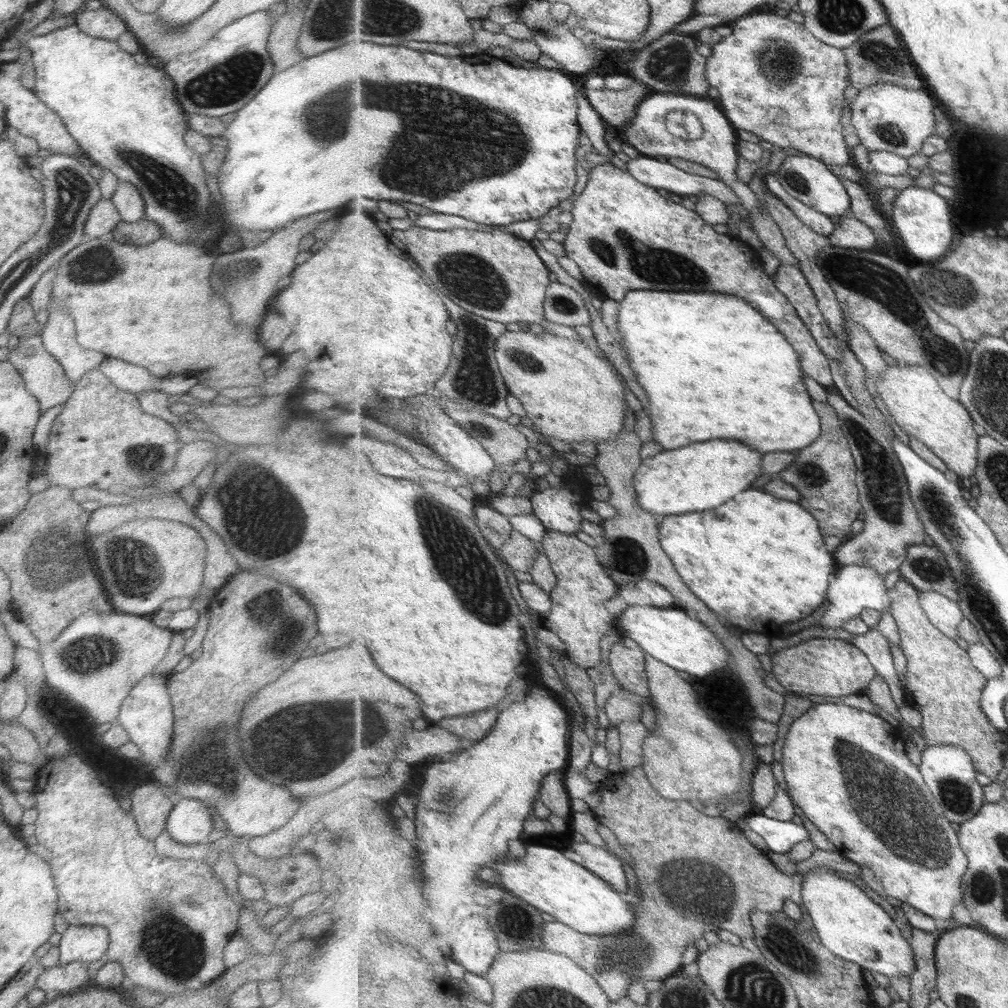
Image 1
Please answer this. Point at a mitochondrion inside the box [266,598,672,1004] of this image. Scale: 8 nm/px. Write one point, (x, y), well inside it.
(636, 953)

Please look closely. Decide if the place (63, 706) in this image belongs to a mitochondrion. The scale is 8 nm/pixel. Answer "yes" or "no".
yes

